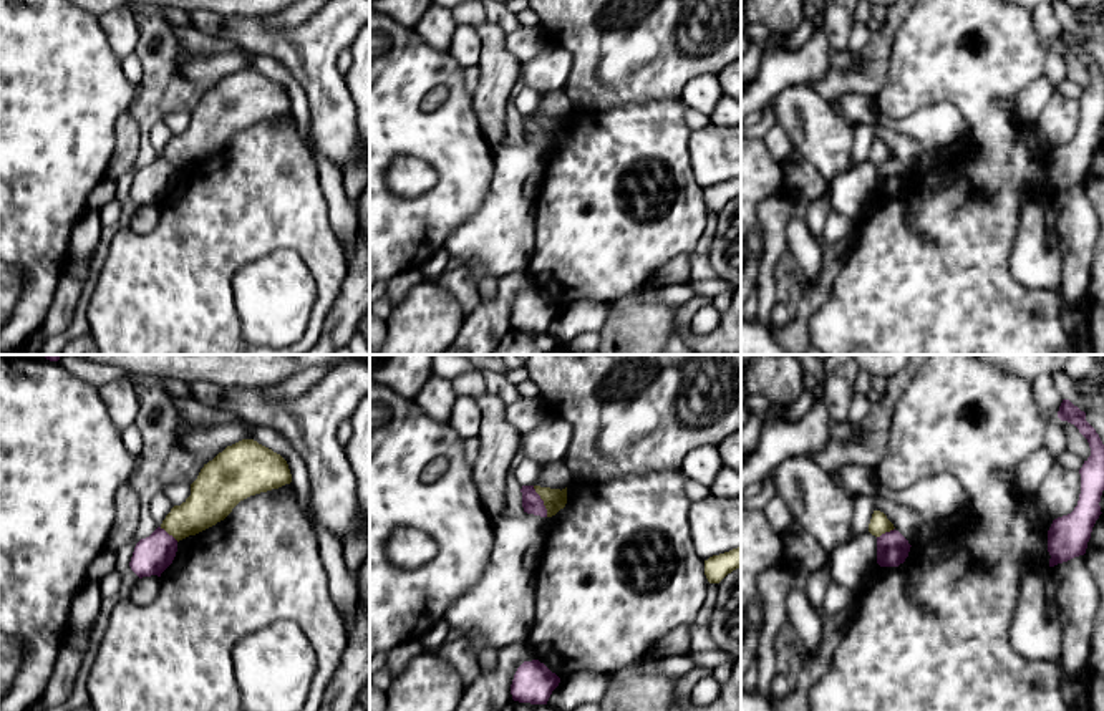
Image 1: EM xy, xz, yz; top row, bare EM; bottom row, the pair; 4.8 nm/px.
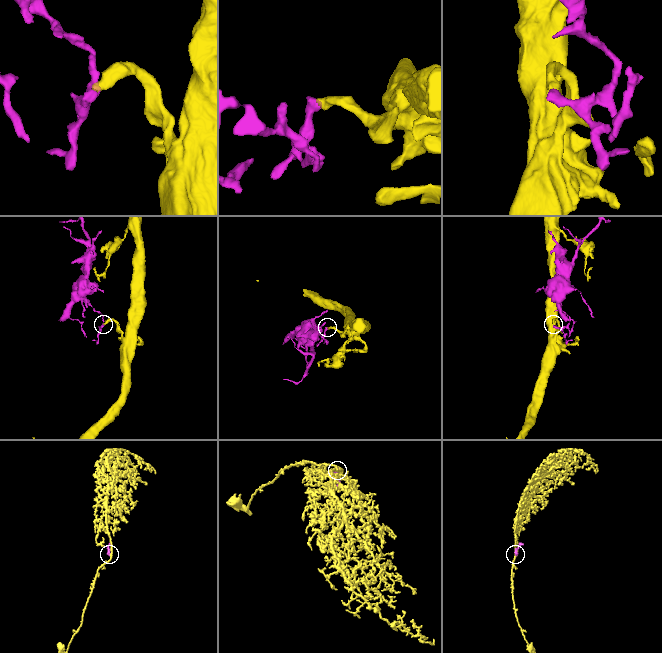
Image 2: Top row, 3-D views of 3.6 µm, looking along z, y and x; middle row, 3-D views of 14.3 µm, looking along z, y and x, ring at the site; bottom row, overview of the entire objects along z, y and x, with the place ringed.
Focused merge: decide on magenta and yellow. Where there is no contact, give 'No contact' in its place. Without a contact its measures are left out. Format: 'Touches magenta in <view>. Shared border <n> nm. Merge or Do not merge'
Touches magenta in xz. Shared border 170 nm. Do not merge

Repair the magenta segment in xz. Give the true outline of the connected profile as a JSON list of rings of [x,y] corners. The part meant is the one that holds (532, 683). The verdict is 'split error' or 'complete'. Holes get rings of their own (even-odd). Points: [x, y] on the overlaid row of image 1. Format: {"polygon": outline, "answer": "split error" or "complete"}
{"polygon": [[[539,660],[524,661],[512,680],[511,694],[514,701],[547,704],[560,678]]], "answer": "complete"}

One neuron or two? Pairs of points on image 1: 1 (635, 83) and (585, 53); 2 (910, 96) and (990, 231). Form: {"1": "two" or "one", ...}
{"1": "one", "2": "one"}

